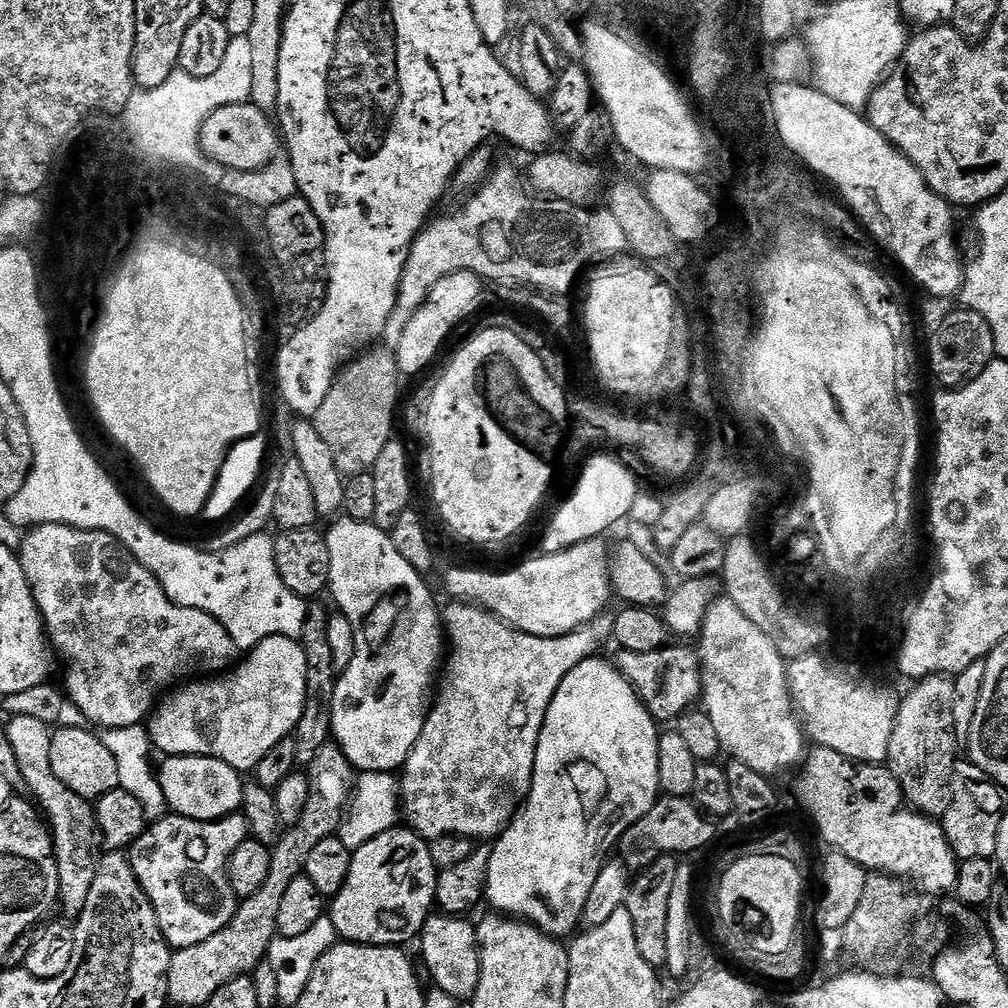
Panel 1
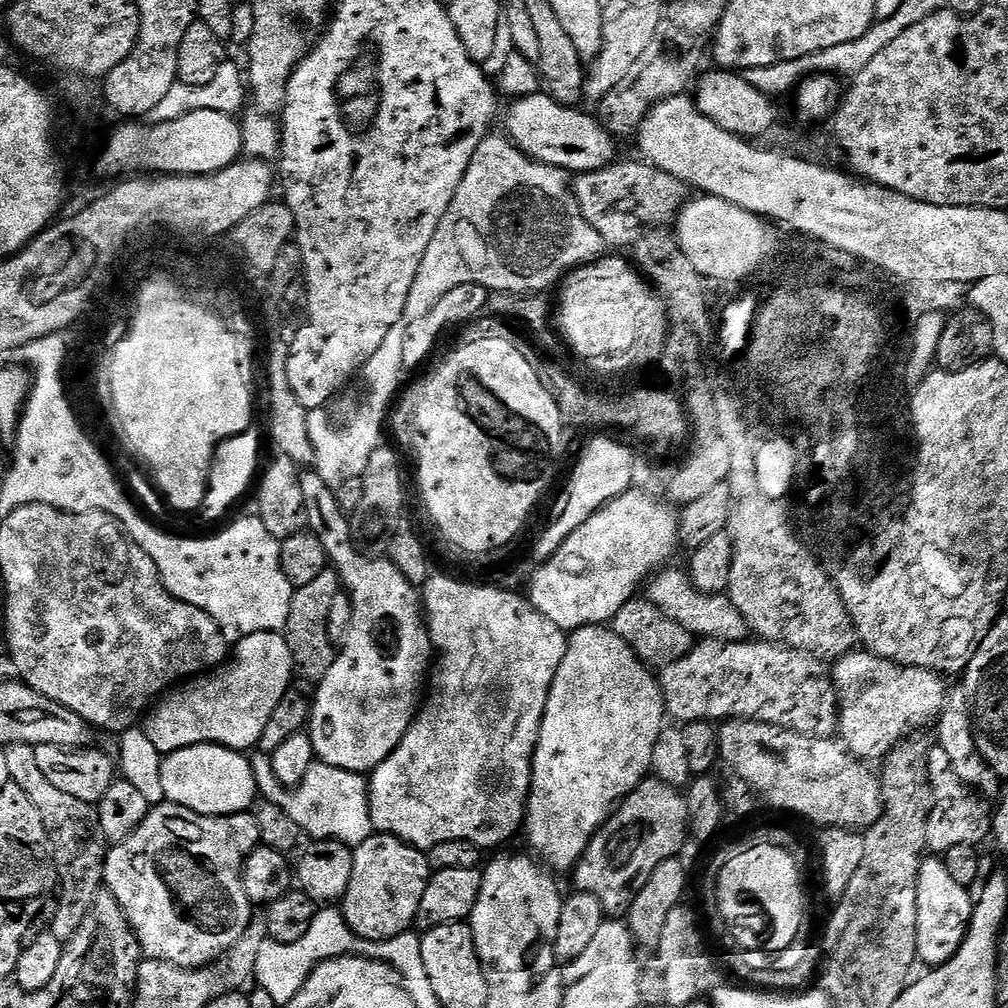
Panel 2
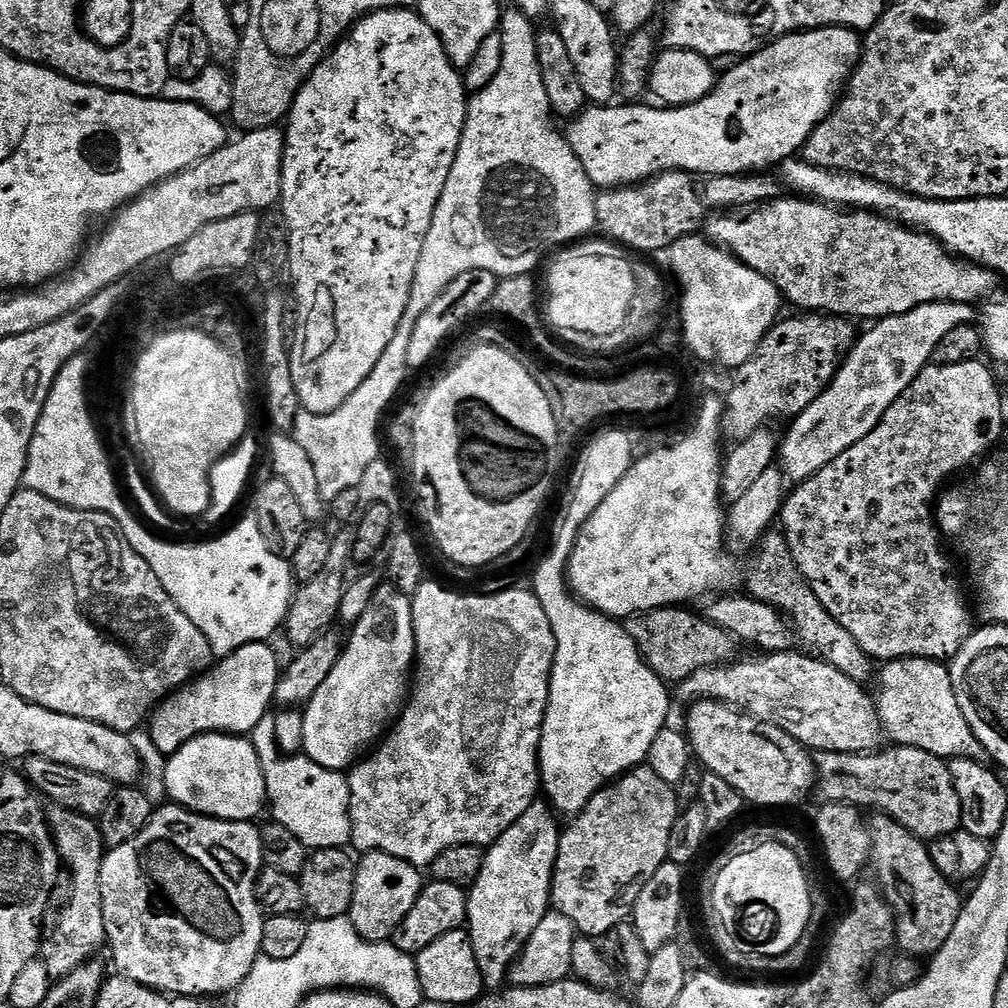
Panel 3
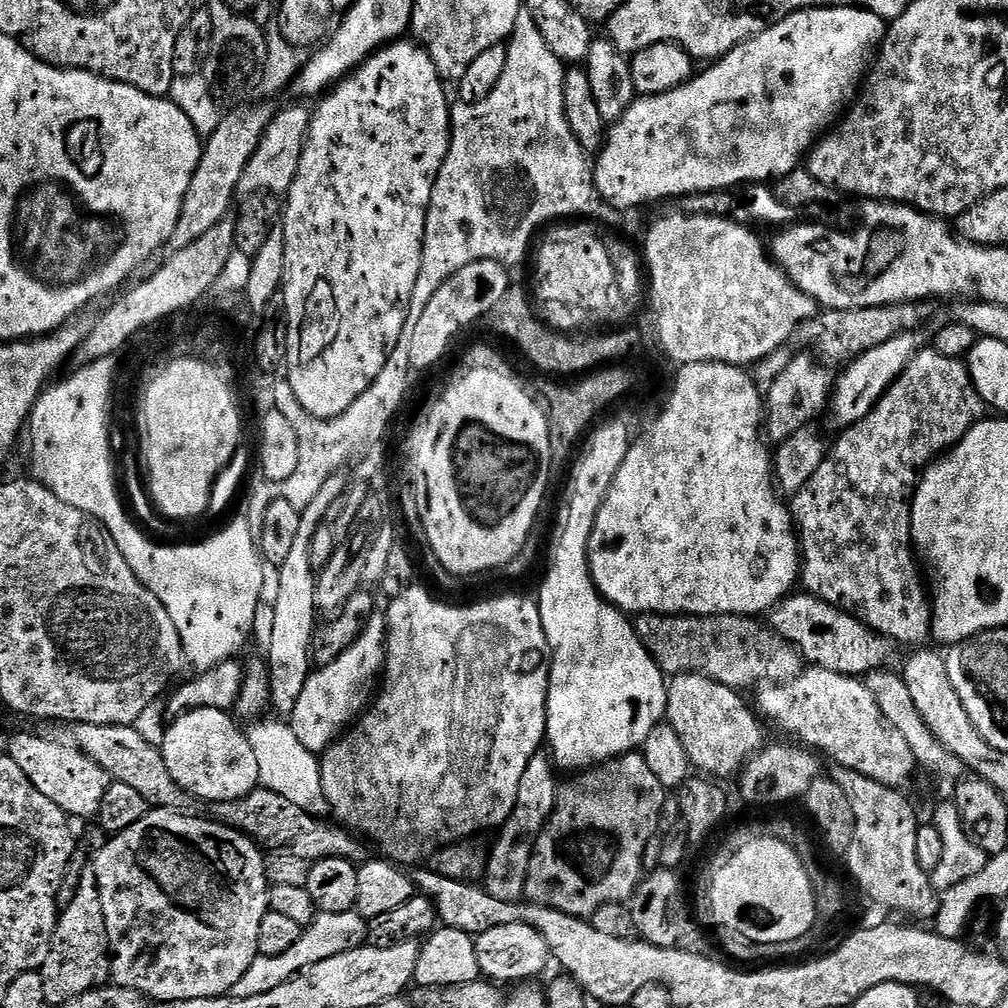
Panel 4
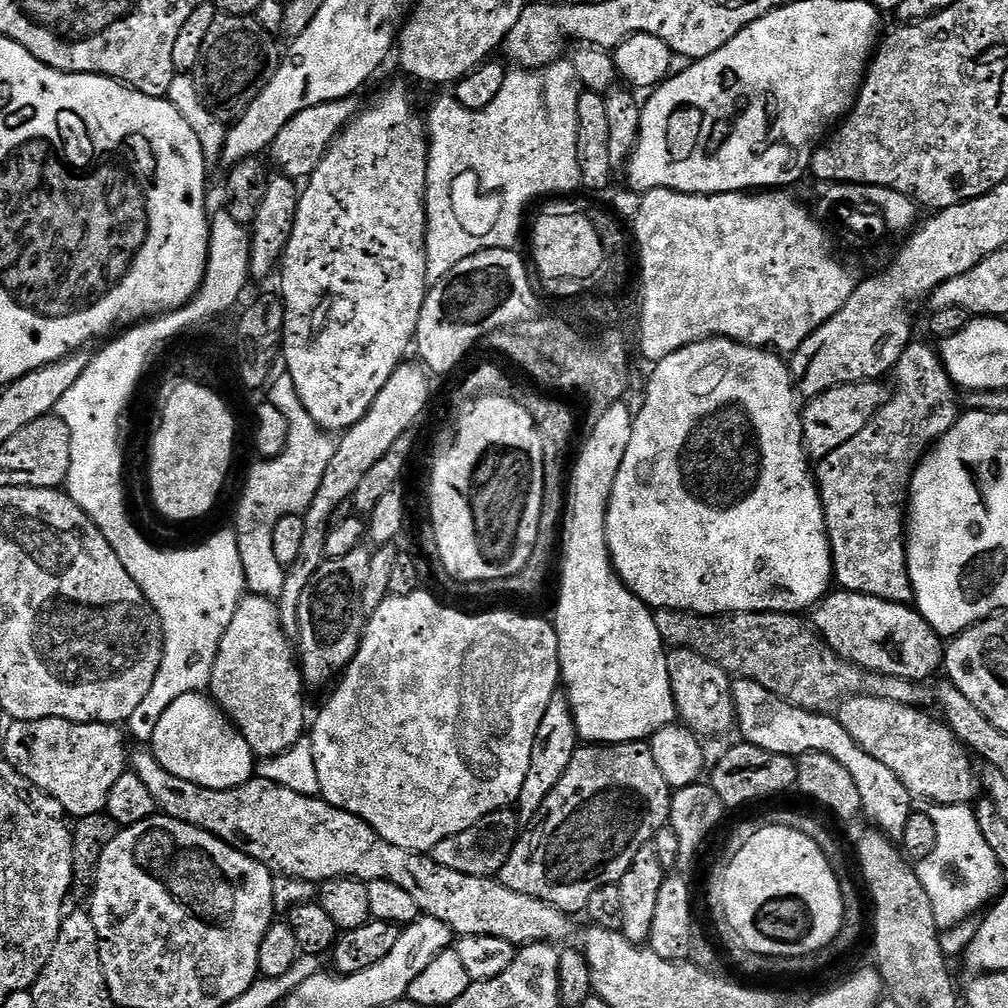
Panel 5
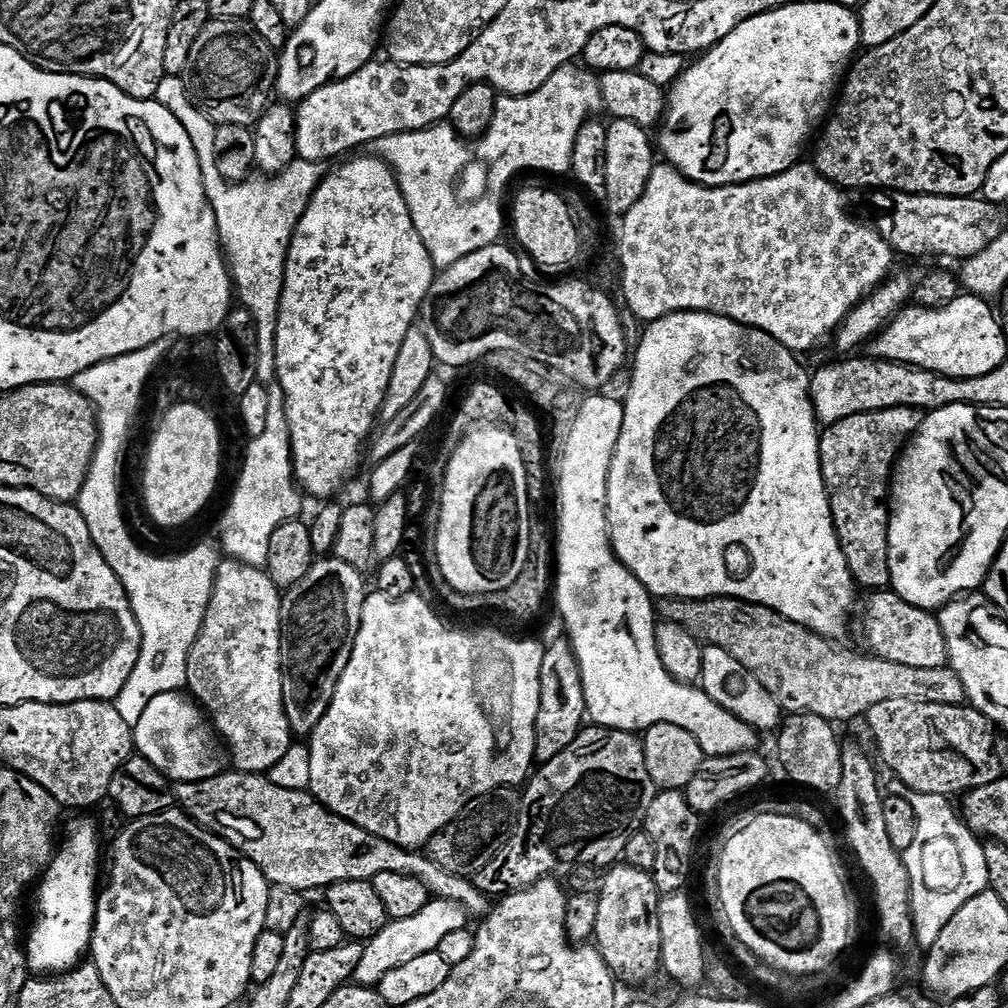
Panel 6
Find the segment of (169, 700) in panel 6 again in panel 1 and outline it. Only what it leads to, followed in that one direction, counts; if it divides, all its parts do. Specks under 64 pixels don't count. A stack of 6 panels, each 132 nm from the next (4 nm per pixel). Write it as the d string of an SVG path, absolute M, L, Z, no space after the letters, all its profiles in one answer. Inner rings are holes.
M169 756L163 761L165 764L159 766L158 768L158 777L160 779L160 784L162 790L165 792L165 802L167 807L171 809L175 815L185 816L191 820L221 820L223 816L230 816L241 811L243 802L244 802L244 789L246 787L245 781L242 782L241 773L237 772L235 768L229 766L226 762L217 760L215 756Z

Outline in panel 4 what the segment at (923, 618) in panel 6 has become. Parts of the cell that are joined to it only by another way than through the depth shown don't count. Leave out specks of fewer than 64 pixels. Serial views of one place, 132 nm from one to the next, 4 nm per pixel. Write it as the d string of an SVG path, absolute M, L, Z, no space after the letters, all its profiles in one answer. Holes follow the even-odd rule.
M789 595L771 609L770 627L786 642L799 650L809 665L825 668L843 676L863 678L869 672L878 672L889 667L892 655L898 652L897 645L885 636L869 628L856 616L852 616L833 604L827 604L817 596Z

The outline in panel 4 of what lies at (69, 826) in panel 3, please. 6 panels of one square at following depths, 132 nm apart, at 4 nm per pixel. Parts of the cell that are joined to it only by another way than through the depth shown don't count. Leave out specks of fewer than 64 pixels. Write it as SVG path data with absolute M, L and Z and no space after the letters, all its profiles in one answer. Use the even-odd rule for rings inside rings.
M95 875L80 880L68 905L63 905L56 921L50 954L42 969L44 999L49 1005L63 1006L82 994L107 985L110 980L110 949L106 934L106 918L102 914L102 898Z

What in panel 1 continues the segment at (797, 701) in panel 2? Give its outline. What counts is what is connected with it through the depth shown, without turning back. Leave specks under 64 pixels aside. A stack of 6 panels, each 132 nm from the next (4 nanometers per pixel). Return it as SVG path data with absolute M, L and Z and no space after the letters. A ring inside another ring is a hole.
M665 646L649 652L617 651L614 663L621 674L630 682L630 686L640 696L646 710L658 722L670 720L676 722L681 715L701 699L700 660L690 647L671 648Z

